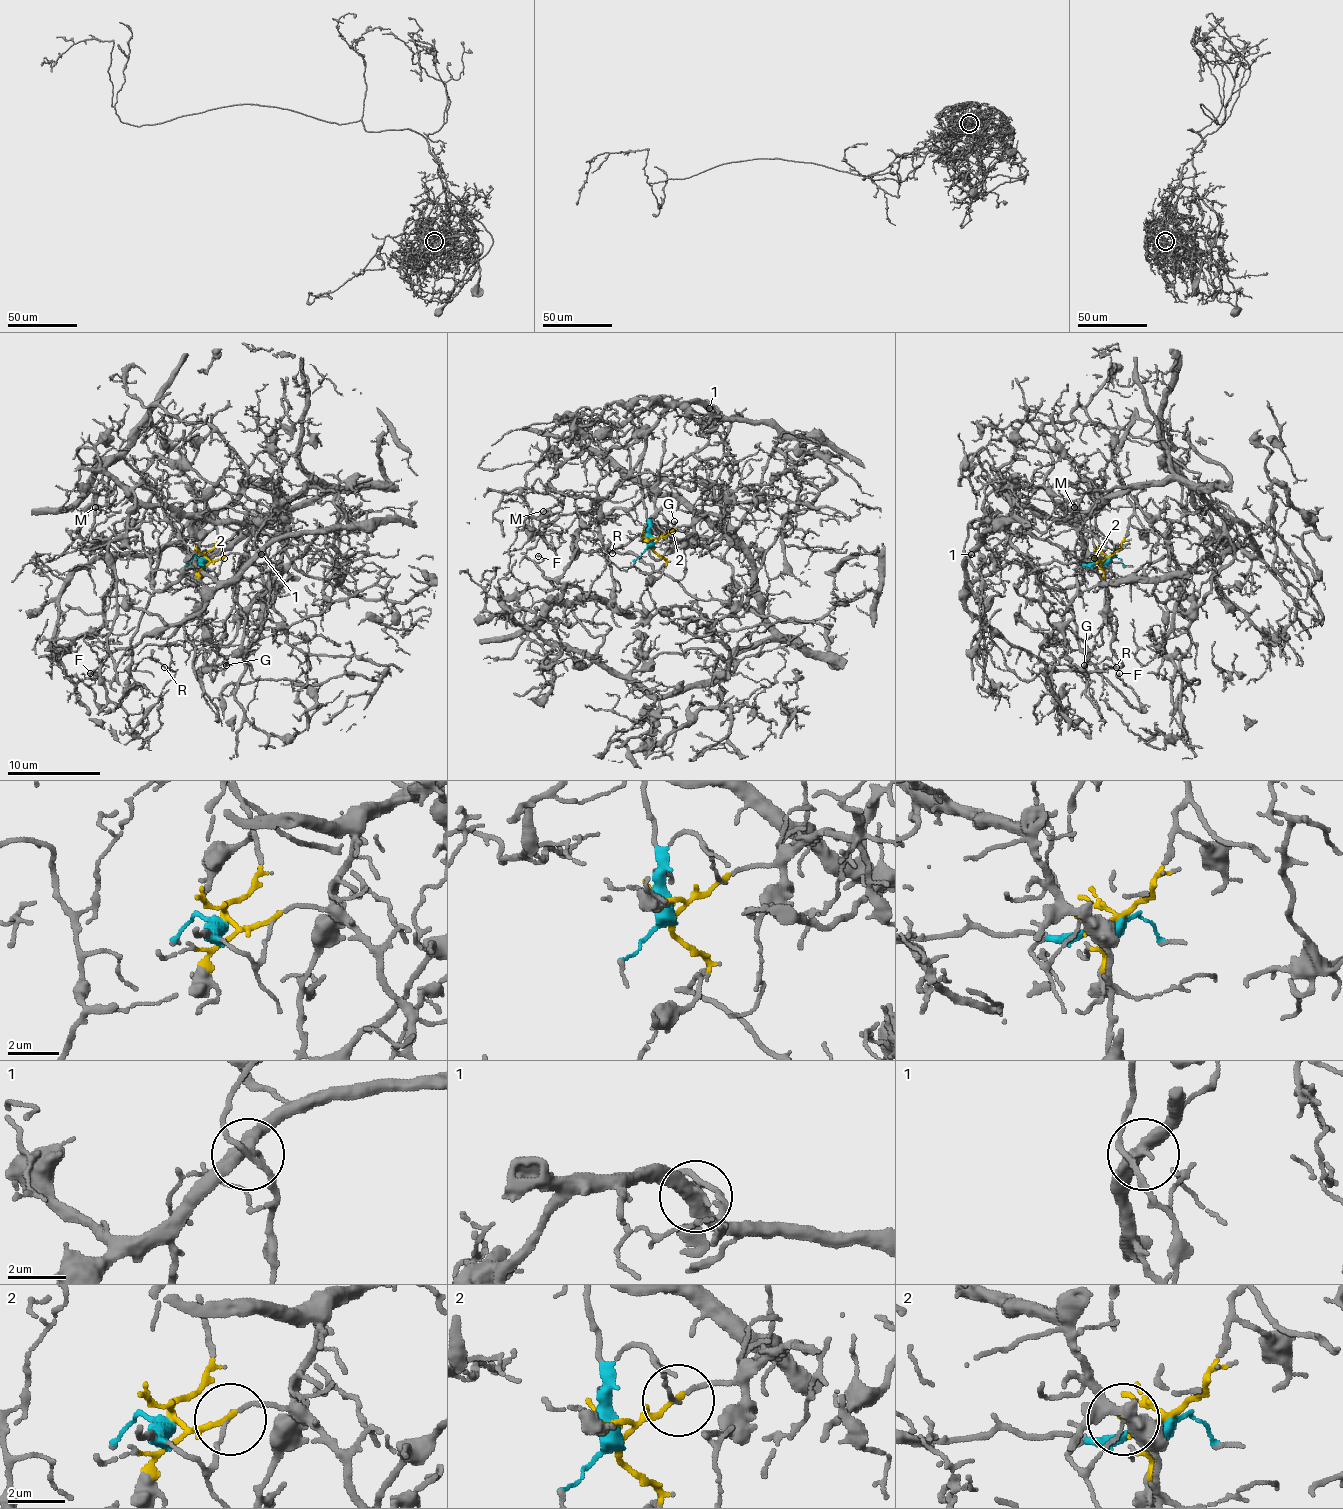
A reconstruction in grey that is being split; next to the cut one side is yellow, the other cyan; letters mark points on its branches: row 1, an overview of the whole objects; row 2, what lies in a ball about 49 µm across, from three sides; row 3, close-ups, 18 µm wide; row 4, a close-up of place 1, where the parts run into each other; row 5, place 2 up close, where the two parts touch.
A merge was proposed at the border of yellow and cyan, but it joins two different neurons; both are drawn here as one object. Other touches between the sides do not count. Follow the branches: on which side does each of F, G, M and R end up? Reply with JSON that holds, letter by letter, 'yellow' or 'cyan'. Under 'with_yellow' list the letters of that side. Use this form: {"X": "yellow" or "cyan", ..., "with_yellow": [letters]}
{"F": "cyan", "G": "cyan", "M": "yellow", "R": "cyan", "with_yellow": ["M"]}

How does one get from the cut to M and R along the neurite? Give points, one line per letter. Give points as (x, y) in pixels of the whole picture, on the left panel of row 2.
M: (204, 558), (241, 553), (248, 527), (141, 504), (92, 448), (78, 450), (75, 483), (94, 506)
R: (204, 558), (199, 565), (195, 560), (146, 604), (131, 644), (134, 663), (155, 658), (164, 667)

